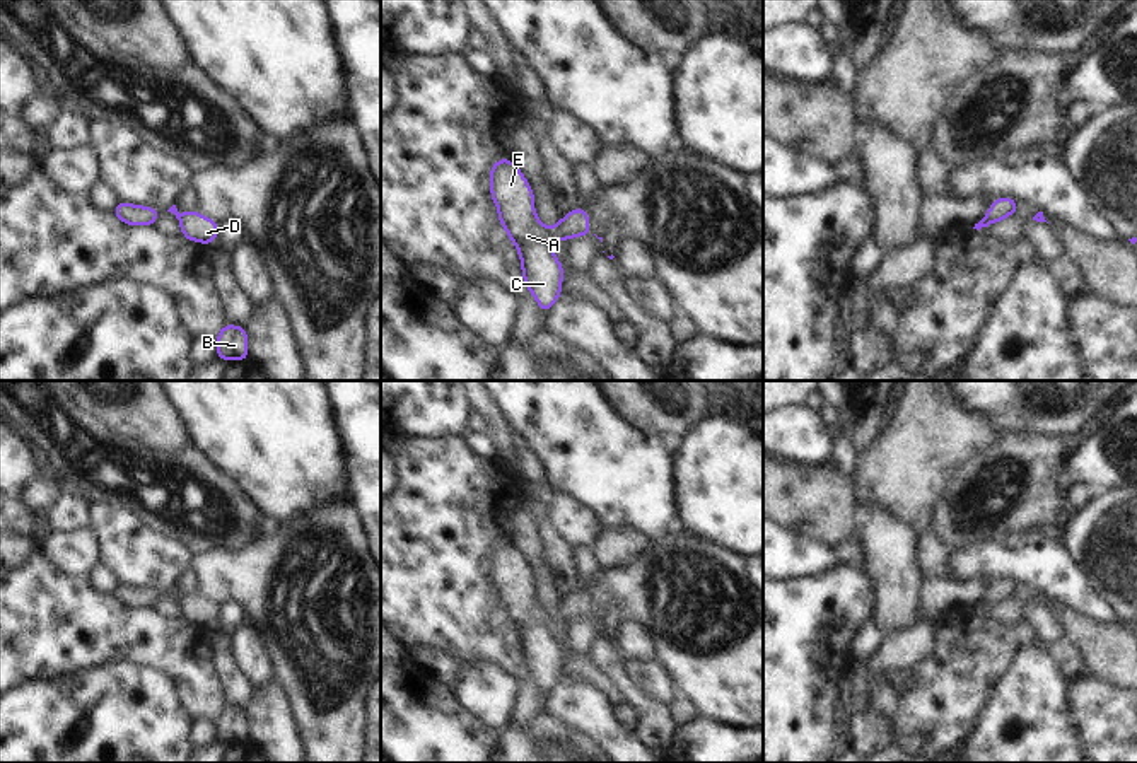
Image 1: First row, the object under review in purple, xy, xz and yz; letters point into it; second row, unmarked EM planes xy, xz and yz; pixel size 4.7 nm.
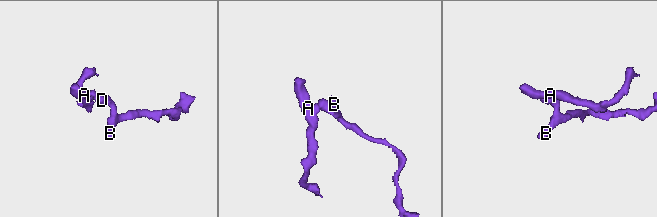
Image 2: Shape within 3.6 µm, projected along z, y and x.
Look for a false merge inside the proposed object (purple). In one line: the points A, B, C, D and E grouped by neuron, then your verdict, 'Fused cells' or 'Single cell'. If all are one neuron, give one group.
Groups: A B C D E. Single cell

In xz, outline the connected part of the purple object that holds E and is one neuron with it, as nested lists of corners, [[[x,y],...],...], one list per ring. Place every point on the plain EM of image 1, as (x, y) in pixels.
[[[499,541],[492,548],[490,575],[499,592],[499,604],[517,630],[528,674],[548,696],[560,679],[565,657],[560,642],[551,635],[551,626],[592,616],[591,601],[579,587],[553,609],[545,609],[534,594],[534,575],[510,541]]]

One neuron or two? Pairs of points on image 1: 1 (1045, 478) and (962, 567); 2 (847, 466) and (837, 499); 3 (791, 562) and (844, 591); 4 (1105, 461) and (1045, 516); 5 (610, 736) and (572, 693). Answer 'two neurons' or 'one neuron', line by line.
1: two neurons
2: two neurons
3: two neurons
4: two neurons
5: one neuron

